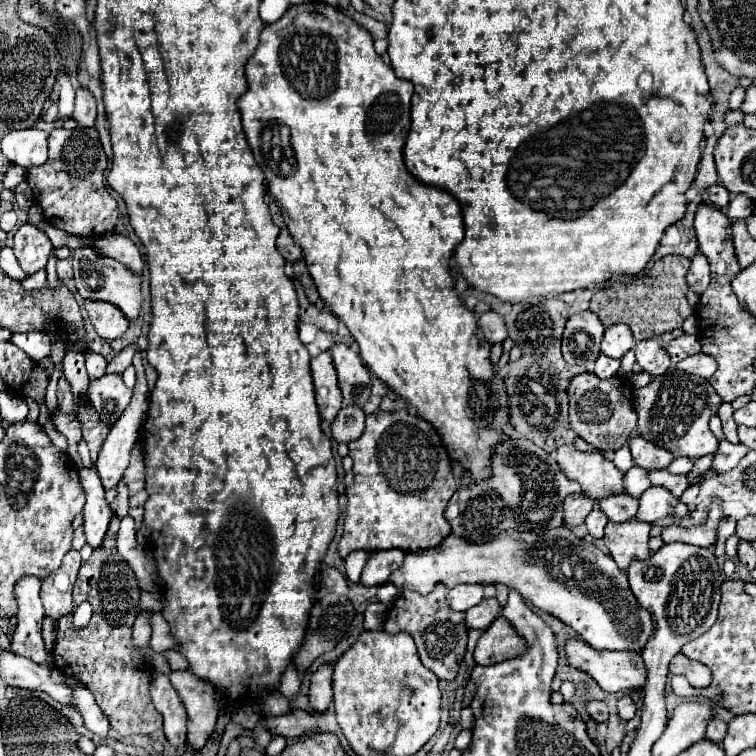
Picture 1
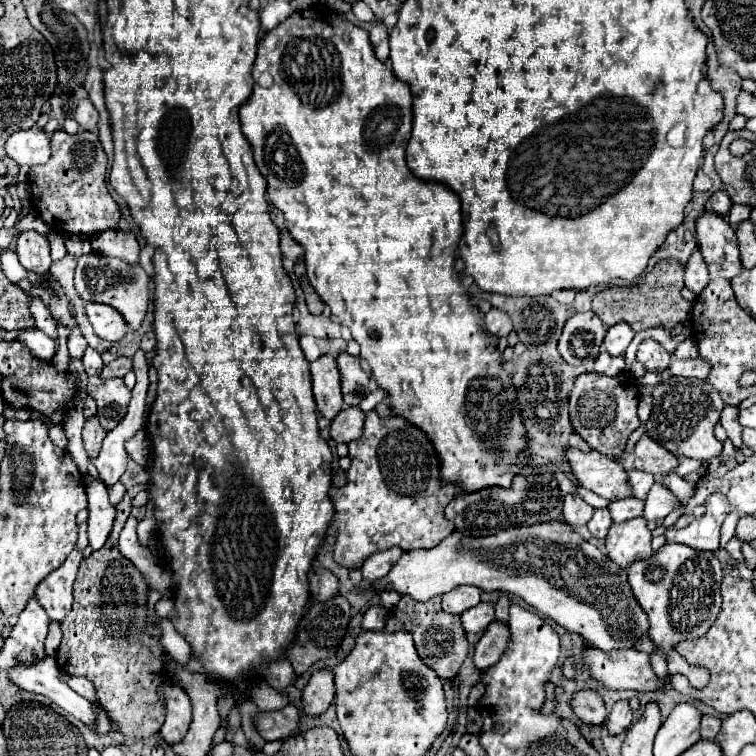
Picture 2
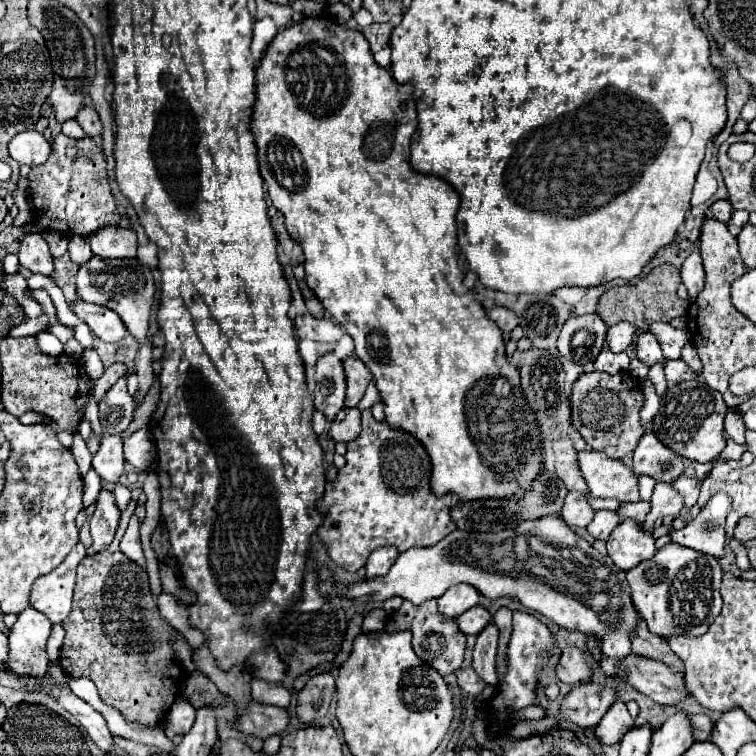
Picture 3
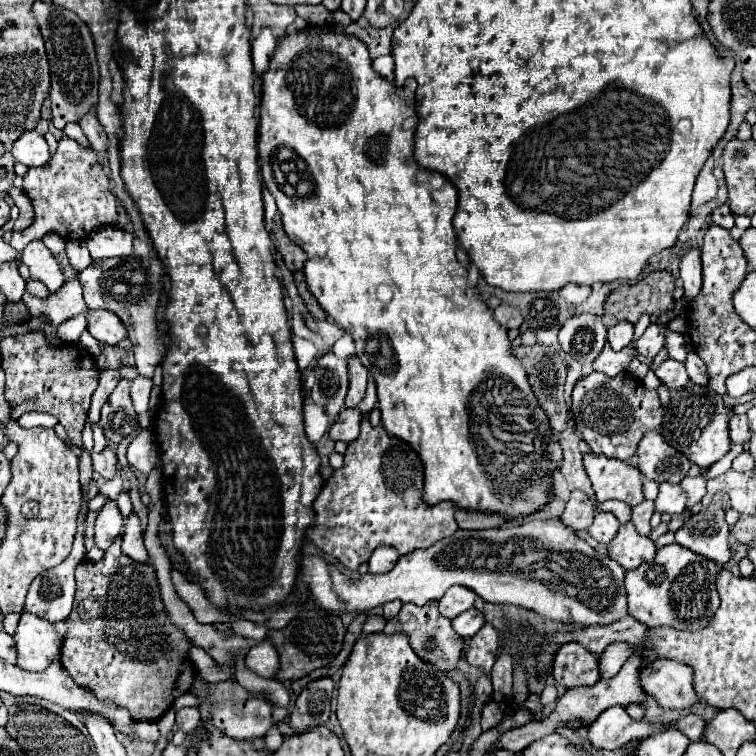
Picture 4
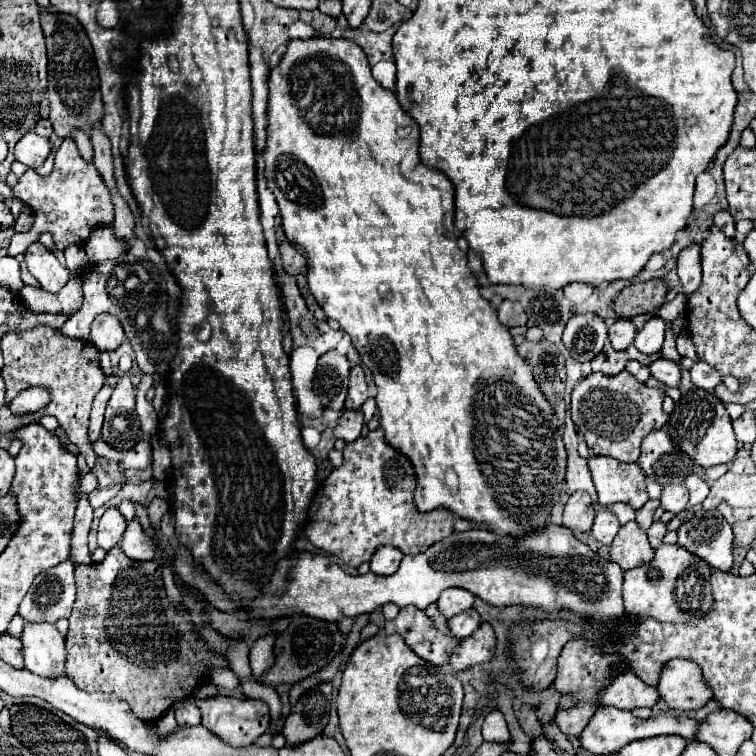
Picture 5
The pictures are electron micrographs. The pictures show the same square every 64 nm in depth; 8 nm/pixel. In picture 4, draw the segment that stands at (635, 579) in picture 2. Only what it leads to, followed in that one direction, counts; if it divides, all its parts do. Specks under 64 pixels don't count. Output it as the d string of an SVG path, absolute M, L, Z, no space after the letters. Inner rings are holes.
M680 544L658 548L656 558L650 564L642 564L626 572L624 588L628 596L628 614L646 626L670 626L696 632L704 628L704 624L708 626L712 614L720 606L714 586L716 574L718 568L712 560L688 552L688 548Z

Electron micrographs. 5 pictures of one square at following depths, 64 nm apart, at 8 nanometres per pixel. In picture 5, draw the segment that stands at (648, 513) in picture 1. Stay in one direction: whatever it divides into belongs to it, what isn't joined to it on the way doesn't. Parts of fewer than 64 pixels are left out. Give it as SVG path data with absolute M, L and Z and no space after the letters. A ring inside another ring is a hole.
M666 484L660 496L660 506L672 514L680 514L688 506L688 490L684 484Z

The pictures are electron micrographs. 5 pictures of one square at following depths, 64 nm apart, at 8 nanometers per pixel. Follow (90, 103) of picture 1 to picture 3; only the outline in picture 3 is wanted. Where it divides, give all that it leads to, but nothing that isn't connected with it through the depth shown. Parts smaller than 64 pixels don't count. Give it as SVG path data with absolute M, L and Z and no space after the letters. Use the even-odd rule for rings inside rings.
M84 106L84 108L78 112L76 122L82 126L82 130L86 132L88 138L94 138L96 142L102 138L102 122L100 122L100 118L96 116L96 110L92 110L90 106Z

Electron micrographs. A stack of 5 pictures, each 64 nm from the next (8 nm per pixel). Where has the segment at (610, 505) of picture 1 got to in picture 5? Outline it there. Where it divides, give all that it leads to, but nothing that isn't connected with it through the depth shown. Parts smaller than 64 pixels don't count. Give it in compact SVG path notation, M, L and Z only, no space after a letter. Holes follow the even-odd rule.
M648 500L648 502L636 512L636 522L640 524L642 530L648 530L648 528L650 528L650 524L652 524L652 520L654 520L654 512L656 512L658 506L660 506L658 500Z

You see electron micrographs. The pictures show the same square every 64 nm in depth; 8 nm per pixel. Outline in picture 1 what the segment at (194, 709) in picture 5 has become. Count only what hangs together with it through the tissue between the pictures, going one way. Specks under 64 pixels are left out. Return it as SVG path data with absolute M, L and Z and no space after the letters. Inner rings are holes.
M156 674L150 684L154 706L164 716L164 734L172 746L184 746L186 742L186 712L180 704L178 692L172 688L166 674Z

